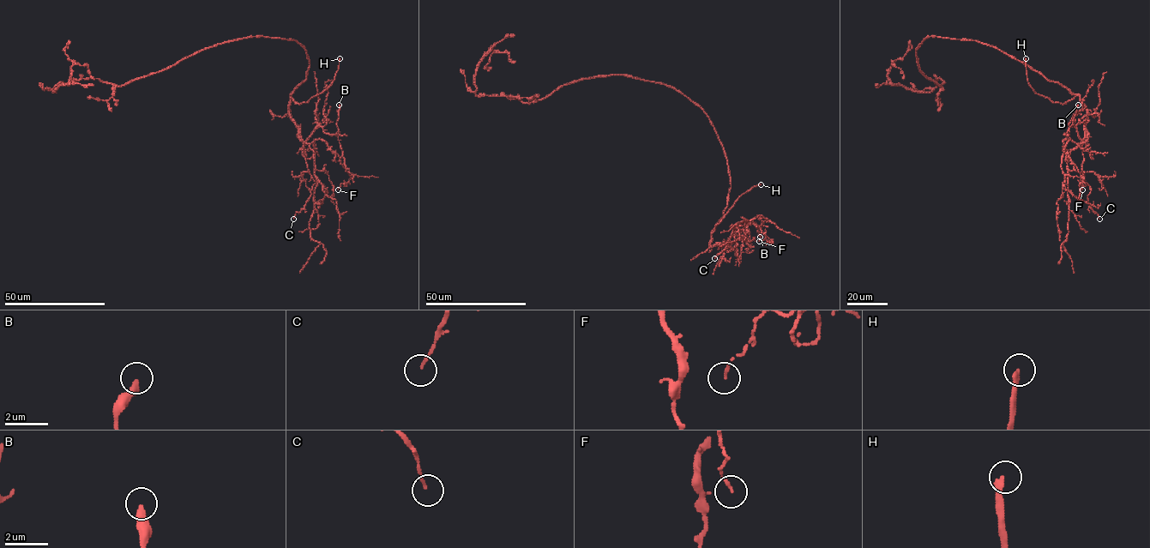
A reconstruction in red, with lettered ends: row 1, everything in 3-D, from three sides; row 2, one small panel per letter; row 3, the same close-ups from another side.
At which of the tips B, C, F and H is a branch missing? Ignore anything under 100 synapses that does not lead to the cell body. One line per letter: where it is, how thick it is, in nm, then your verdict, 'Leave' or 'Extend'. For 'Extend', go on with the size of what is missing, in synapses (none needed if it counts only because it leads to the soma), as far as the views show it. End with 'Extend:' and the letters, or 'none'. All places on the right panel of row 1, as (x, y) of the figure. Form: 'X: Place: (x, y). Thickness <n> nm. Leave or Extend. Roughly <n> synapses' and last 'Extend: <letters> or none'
B: Place: (1078, 105). Thickness 340 nm. Leave
C: Place: (1099, 219). Thickness 110 nm. Leave
F: Place: (1082, 189). Thickness 100 nm. Leave
H: Place: (1026, 58). Thickness 220 nm. Extend
Extend: H

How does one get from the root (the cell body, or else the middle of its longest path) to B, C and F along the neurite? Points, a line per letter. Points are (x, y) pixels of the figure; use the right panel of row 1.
B: (950, 39), (996, 47), (1077, 93), (1086, 110), (1085, 141), (1074, 126), (1064, 134), (1078, 105)
C: (950, 39), (974, 40), (996, 47), (1080, 96), (1086, 110), (1081, 171), (1091, 189), (1088, 204), (1099, 219)
F: (950, 39), (996, 47), (1080, 96), (1086, 110), (1086, 140), (1062, 141), (1063, 151), (1083, 177), (1082, 189)

